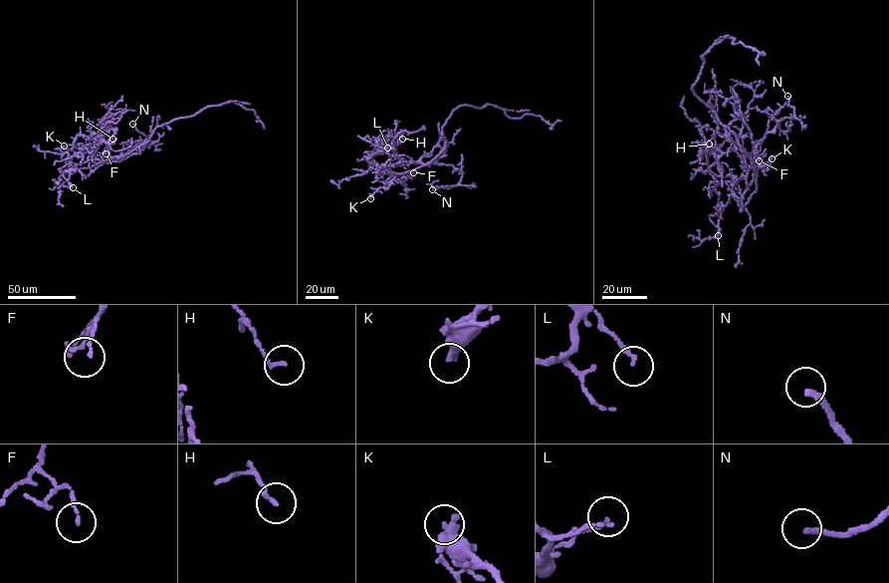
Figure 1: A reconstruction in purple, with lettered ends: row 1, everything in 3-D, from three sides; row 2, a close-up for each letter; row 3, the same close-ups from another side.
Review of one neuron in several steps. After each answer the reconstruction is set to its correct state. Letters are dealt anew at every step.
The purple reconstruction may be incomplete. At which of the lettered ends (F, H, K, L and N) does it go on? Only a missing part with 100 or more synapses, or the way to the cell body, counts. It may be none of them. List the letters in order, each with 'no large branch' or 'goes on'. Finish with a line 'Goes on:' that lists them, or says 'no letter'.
F: no large branch
H: no large branch
K: no large branch
L: no large branch
N: no large branch
Goes on: no letter

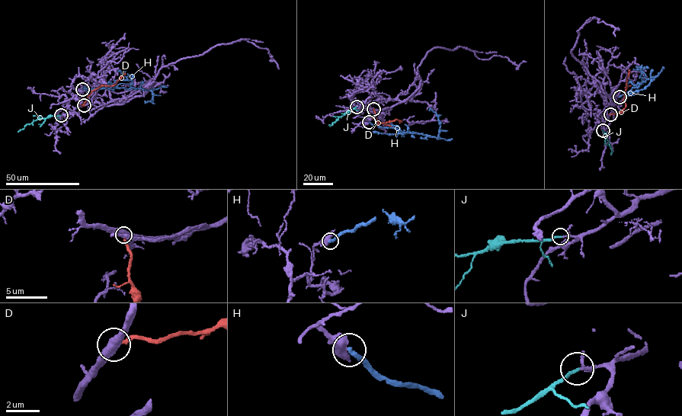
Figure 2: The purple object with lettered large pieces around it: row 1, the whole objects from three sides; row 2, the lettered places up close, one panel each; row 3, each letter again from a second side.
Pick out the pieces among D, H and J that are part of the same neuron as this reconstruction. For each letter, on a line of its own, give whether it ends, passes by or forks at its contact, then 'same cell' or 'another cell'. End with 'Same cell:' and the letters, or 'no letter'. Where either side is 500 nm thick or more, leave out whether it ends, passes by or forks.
D: it ends there; another cell
H: it ends there; another cell
J: it ends there; same cell
Same cell: J

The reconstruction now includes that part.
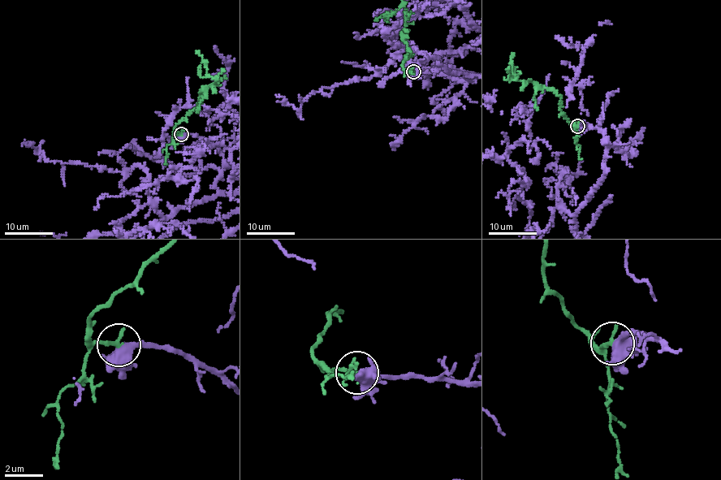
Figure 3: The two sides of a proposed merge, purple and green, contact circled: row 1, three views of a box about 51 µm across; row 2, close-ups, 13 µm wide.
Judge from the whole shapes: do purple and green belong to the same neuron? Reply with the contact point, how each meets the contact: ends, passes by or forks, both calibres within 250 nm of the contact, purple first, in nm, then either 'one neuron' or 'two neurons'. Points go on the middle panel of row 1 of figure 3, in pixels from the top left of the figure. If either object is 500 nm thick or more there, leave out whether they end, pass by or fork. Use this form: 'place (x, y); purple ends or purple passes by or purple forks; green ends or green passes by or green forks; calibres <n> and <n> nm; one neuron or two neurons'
place (413, 71); purple forks; green ends; calibres 420 and 240 nm; one neuron

